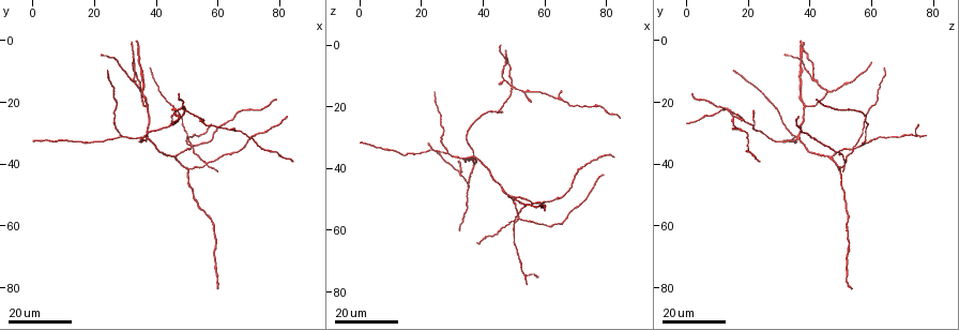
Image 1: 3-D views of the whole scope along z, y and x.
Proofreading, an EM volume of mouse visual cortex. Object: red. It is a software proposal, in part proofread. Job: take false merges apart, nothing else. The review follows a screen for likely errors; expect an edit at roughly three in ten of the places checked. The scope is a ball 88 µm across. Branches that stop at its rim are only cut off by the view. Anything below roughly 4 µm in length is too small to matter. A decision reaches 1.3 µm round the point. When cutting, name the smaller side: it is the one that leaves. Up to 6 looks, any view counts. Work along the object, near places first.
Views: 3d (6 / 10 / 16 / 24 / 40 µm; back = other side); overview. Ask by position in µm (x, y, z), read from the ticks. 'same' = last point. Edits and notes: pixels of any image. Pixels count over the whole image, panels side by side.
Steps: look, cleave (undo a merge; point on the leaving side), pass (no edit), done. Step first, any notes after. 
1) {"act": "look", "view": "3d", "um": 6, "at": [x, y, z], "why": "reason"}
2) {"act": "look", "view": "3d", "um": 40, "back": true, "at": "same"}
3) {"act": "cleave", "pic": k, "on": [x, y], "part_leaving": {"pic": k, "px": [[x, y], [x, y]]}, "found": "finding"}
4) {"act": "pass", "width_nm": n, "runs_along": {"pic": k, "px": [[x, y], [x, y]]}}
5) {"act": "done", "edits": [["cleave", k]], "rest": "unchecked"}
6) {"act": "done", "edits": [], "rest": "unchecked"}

{"act": "look", "view": "3d", "um": 24, "at": [28, 31, 35]}

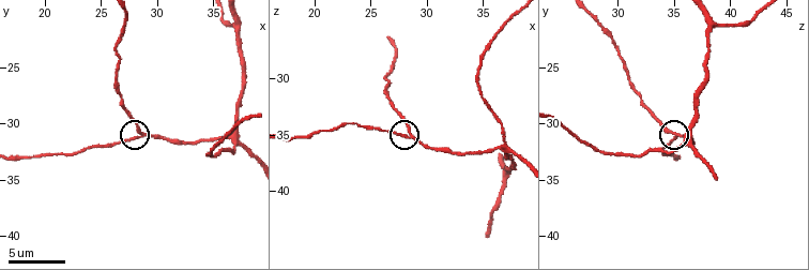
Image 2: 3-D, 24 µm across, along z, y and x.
{"act": "look", "view": "3d", "um": 10, "at": [28.6, 30.8, 34.8]}

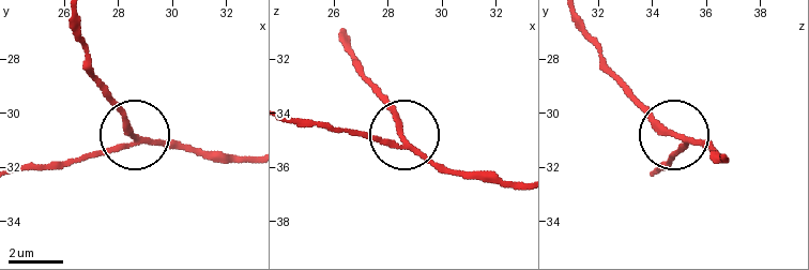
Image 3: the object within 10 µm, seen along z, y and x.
{"act": "pass", "arms": 3, "runs_along": {"pic": 3, "px": [[517, 183], [489, 183], [433, 163], [406, 135], [379, 89]]}, "found": "one neuron here"}

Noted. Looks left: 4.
{"act": "look", "view": "3d", "um": 16, "at": [46, 38, 47], "why": "three-way junction"}

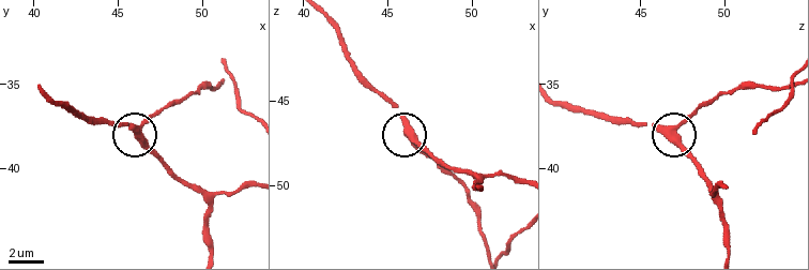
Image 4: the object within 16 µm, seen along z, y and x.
{"act": "look", "view": "3d", "um": 6, "at": "same", "why": "zoom in"}

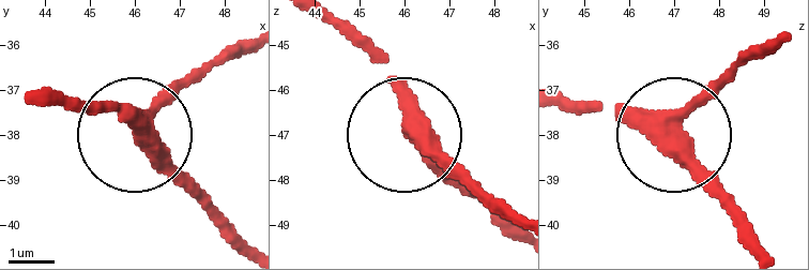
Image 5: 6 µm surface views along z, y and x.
{"act": "pass", "side_arm_um": 56, "arms": 3, "found": "one neuron here"}

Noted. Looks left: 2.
{"act": "look", "view": "3d", "um": 16, "at": [57, 40, 52], "why": "four or more arms meet"}

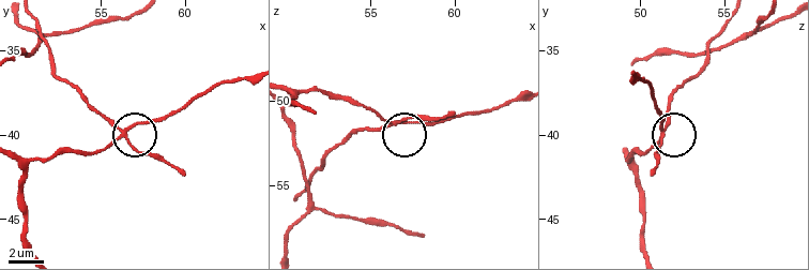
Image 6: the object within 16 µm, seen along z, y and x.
{"act": "look", "view": "3d", "um": 10, "at": [56.3, 39.8, 51.4]}

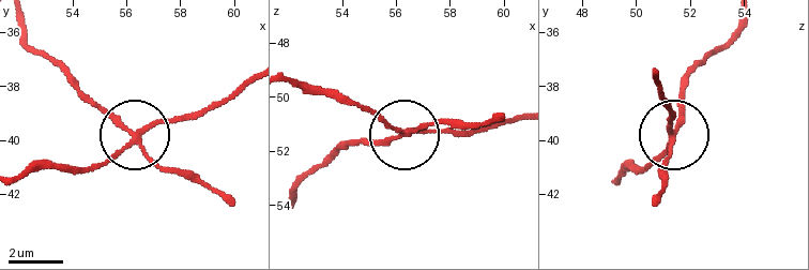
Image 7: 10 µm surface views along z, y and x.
{"act": "cleave", "pic": 7, "on": [164, 167], "arms": 4, "part_leaving": {"pic": 7, "px": [[133, 136], [31, 48], [23, 20]]}, "found": "a second neuron is stuck on"}

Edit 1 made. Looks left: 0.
{"act": "done", "edits": [["cleave", 7]], "rest": "unchecked"}

